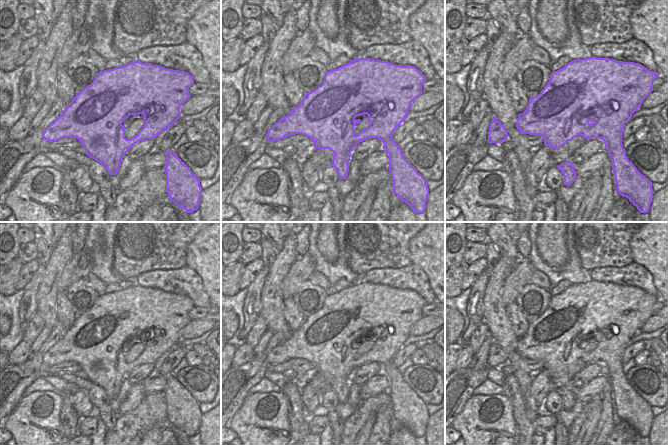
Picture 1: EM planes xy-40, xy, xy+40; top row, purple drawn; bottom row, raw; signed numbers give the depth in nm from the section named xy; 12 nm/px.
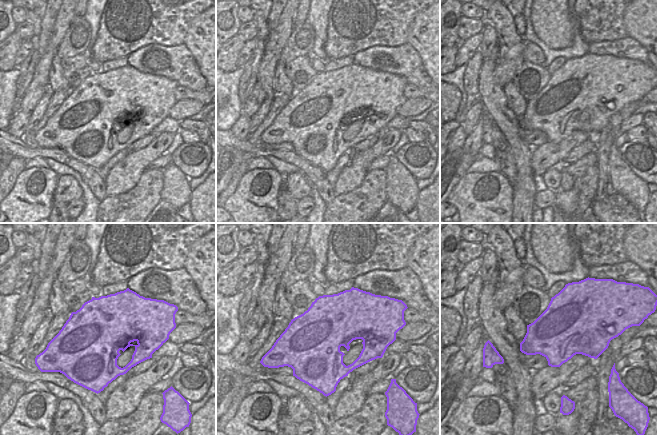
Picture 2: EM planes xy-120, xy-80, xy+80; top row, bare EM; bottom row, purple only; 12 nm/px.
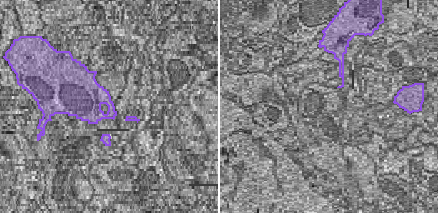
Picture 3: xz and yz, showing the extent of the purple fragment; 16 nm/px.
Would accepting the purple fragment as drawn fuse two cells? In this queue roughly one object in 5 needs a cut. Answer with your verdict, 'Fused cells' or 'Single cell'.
Single cell.

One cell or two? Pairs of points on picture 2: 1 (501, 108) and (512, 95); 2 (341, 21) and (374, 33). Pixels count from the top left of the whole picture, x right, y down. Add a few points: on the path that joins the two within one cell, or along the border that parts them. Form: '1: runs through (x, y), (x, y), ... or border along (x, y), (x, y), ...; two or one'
1: border along (502, 87), (507, 106), (519, 119); two
2: runs through (349, 21), (366, 25); one

